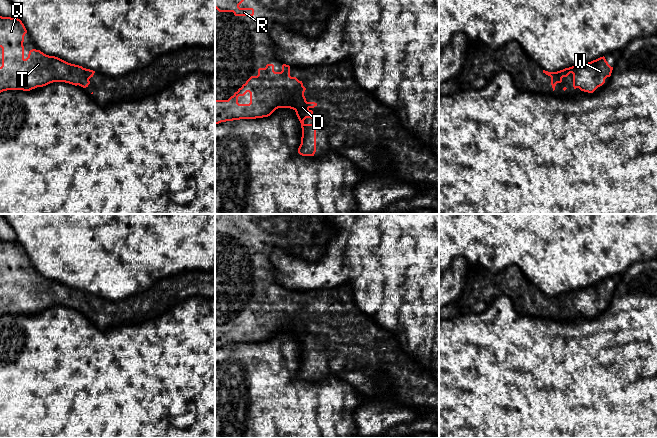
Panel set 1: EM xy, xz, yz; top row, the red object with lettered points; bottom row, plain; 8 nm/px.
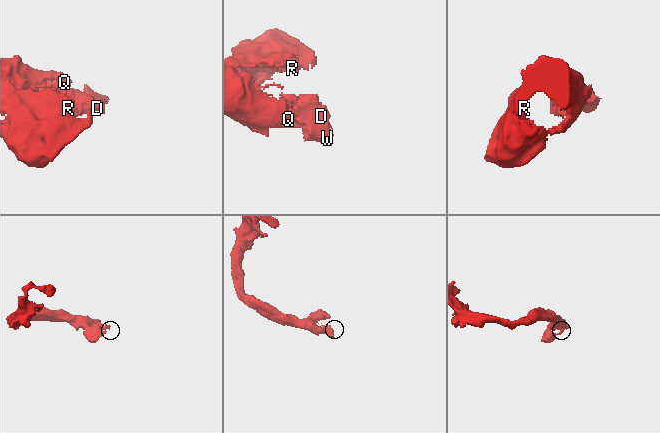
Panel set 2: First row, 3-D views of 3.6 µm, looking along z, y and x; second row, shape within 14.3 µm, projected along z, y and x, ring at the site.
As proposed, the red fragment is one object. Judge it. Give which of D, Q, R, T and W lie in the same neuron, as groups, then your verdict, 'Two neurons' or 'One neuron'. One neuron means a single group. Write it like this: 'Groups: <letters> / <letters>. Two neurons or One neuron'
Groups: D Q R T W. One neuron

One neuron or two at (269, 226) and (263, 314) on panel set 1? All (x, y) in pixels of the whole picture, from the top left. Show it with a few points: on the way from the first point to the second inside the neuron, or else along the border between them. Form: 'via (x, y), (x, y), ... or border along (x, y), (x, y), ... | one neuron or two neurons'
via (261, 248), (261, 292) | one neuron

